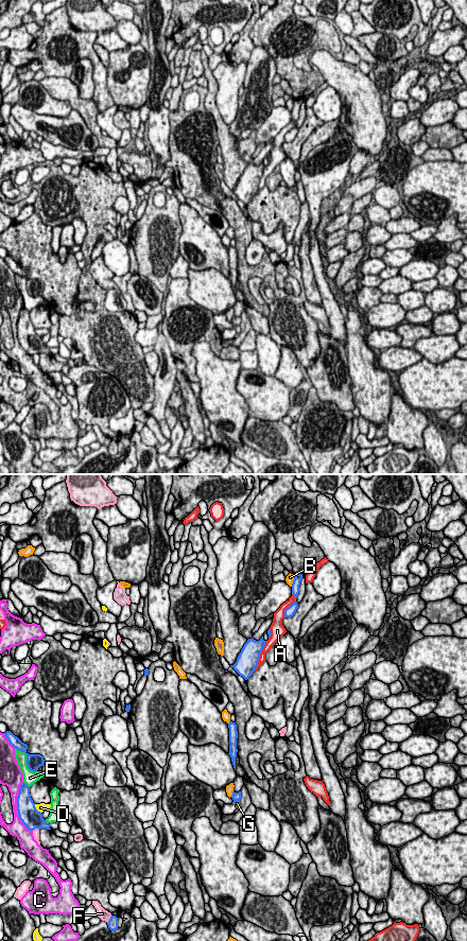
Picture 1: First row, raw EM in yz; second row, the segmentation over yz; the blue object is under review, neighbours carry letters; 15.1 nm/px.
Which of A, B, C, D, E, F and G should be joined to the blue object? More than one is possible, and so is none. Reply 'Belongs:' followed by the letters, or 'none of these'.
Belongs: none of these

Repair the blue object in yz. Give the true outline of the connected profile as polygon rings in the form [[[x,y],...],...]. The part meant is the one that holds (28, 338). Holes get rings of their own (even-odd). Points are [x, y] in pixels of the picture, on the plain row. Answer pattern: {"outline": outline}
{"outline": [[[24,307],[19,313],[19,318],[17,321],[17,335],[19,344],[28,354],[51,354],[50,349],[42,343],[42,338],[36,334],[35,328],[31,323],[30,312]]]}

